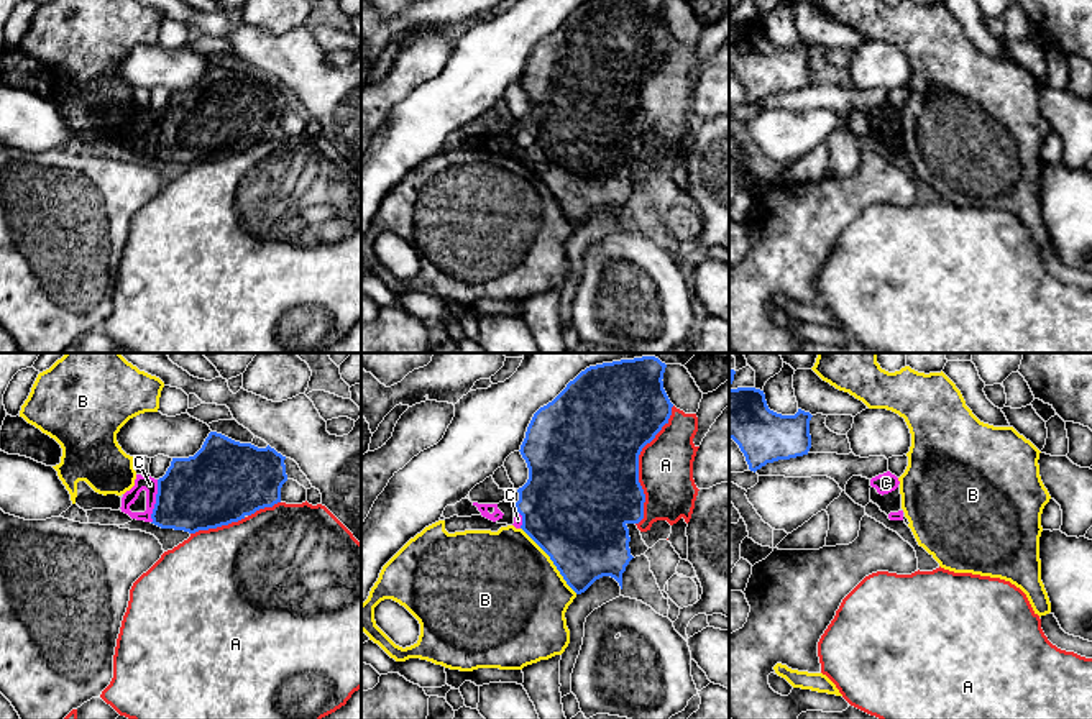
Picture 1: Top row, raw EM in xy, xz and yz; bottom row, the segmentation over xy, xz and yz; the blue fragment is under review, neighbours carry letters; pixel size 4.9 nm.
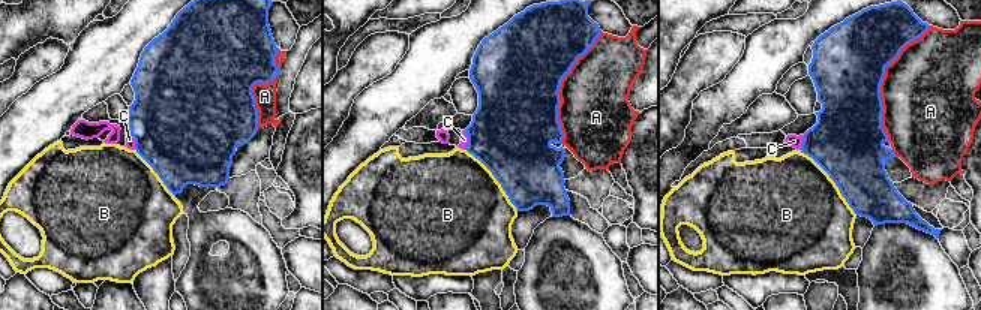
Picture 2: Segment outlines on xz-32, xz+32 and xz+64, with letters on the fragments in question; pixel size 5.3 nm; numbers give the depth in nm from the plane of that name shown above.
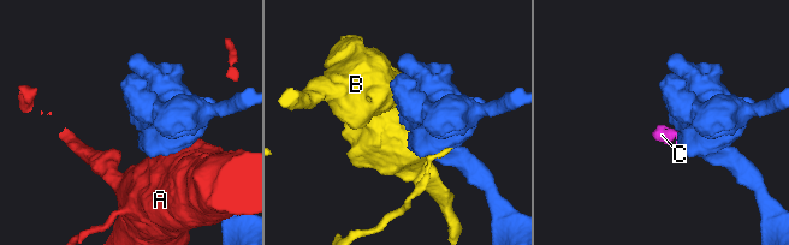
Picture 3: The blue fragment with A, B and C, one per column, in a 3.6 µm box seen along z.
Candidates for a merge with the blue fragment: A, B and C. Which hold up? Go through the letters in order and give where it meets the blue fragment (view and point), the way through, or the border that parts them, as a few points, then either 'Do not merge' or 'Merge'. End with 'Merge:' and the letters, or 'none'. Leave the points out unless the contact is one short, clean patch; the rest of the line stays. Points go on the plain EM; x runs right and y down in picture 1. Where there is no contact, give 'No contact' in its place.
A: Touches blue at xz (637, 97). Do not merge
B: Touches blue at xz (550, 191). Do not merge
C: Touches blue at xy (156, 133). Path across: xy (204, 123), (156, 133), (156, 123), (150, 117). Merge
Merge: C

